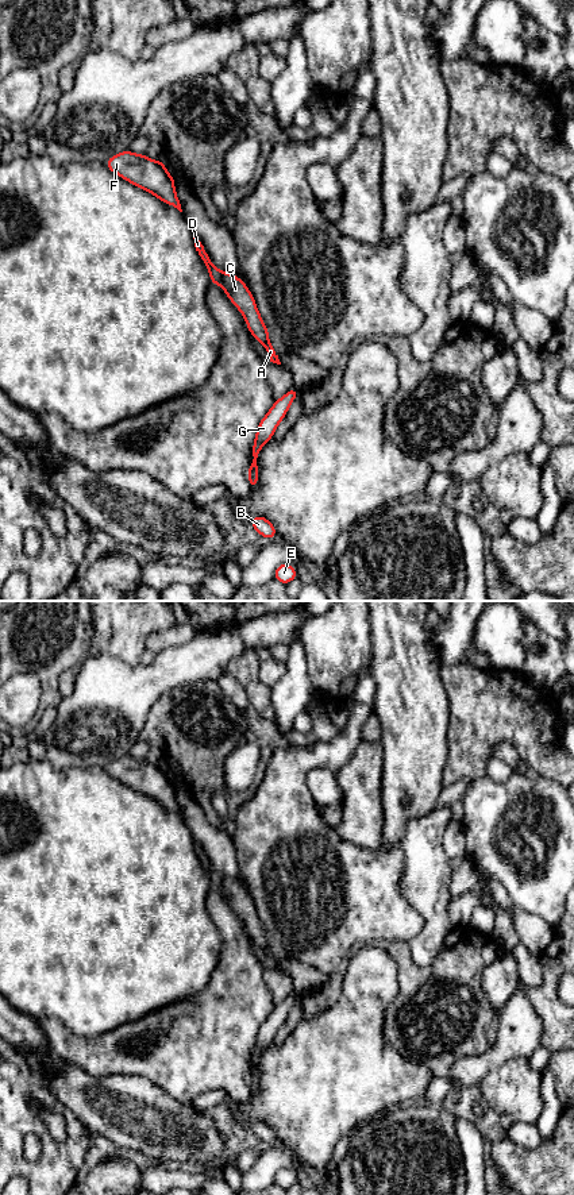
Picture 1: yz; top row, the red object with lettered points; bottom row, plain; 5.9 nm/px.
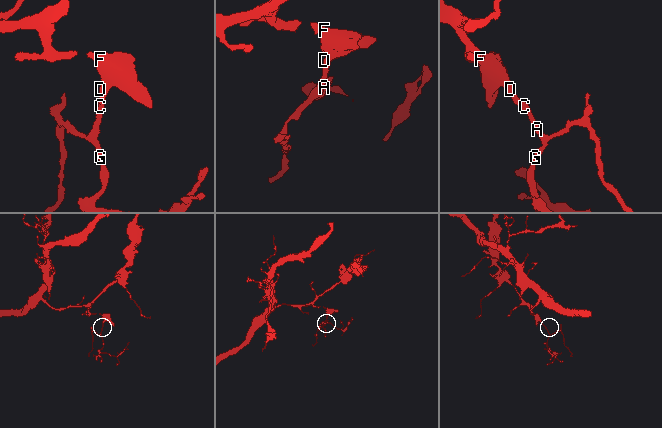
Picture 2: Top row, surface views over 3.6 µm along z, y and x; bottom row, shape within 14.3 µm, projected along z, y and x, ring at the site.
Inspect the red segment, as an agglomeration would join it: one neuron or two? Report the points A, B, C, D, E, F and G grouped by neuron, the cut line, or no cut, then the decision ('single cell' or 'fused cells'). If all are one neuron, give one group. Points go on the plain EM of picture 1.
A B C D E F G | no cut | single cell

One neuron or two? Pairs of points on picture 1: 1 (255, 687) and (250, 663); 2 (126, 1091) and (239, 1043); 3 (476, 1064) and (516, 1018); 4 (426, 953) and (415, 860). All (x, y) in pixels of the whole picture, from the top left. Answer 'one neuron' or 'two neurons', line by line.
1: one neuron
2: two neurons
3: one neuron
4: one neuron

